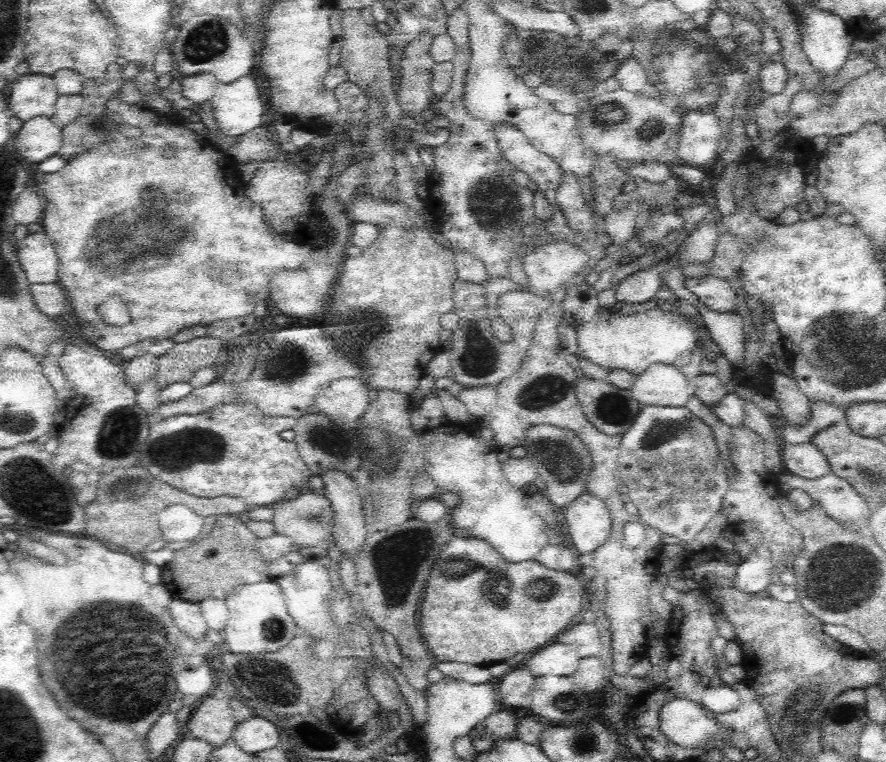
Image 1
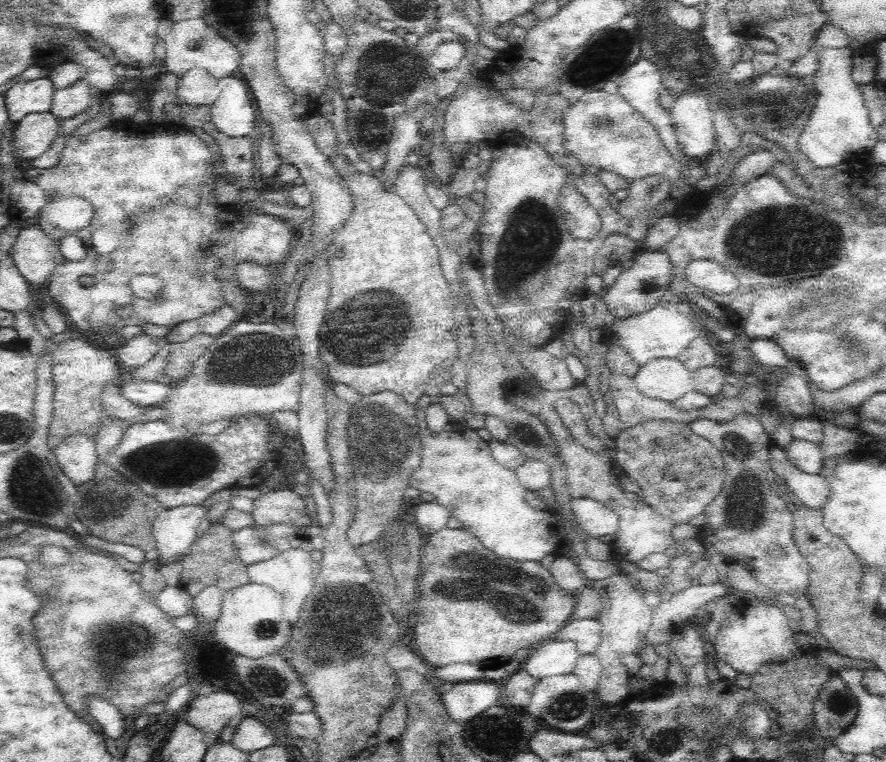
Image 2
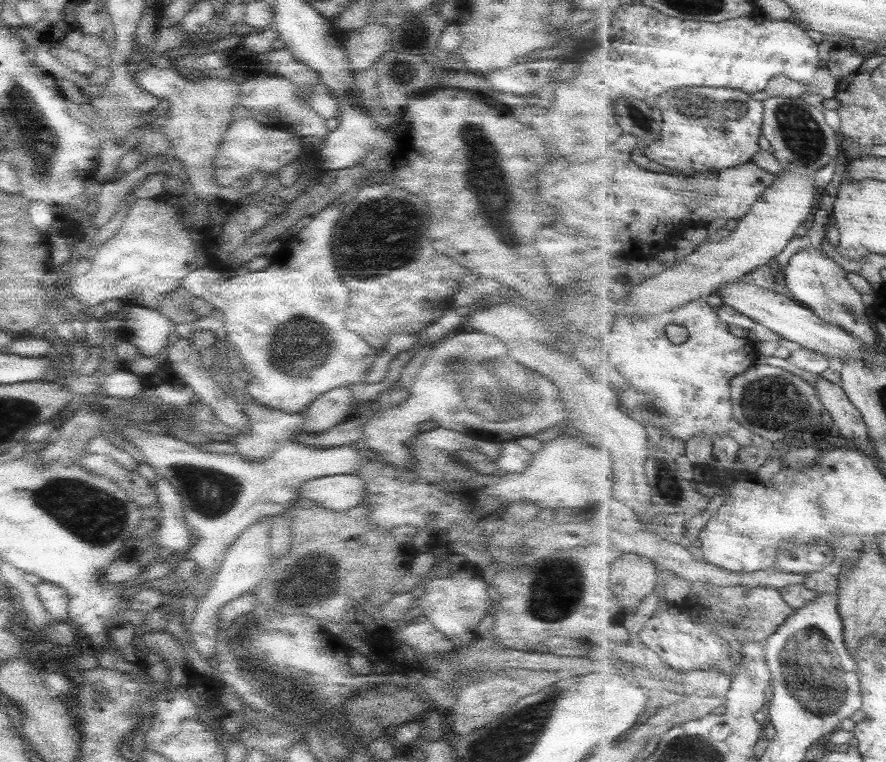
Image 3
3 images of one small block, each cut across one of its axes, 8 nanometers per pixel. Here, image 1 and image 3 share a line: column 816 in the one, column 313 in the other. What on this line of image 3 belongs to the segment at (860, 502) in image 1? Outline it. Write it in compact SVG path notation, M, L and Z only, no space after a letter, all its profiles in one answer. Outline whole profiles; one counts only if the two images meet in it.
M337 474L307 480L298 490L298 496L313 500L325 510L339 512L361 504L364 492L365 483L360 476Z

